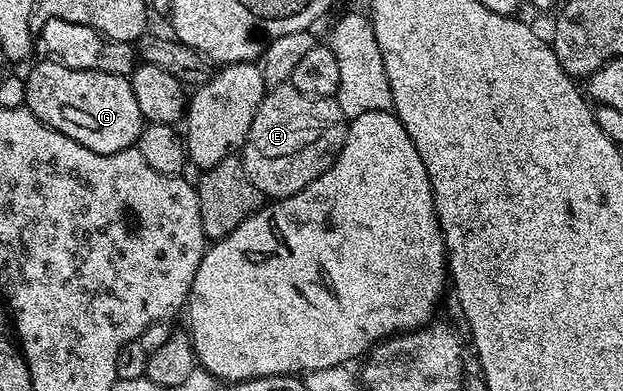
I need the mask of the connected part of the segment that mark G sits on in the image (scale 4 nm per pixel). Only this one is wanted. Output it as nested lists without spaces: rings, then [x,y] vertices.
[[[54,59],[46,60],[40,65],[32,64],[31,74],[25,77],[25,105],[39,121],[89,147],[94,153],[116,153],[130,149],[138,142],[145,122],[128,78],[92,69],[70,69]]]

